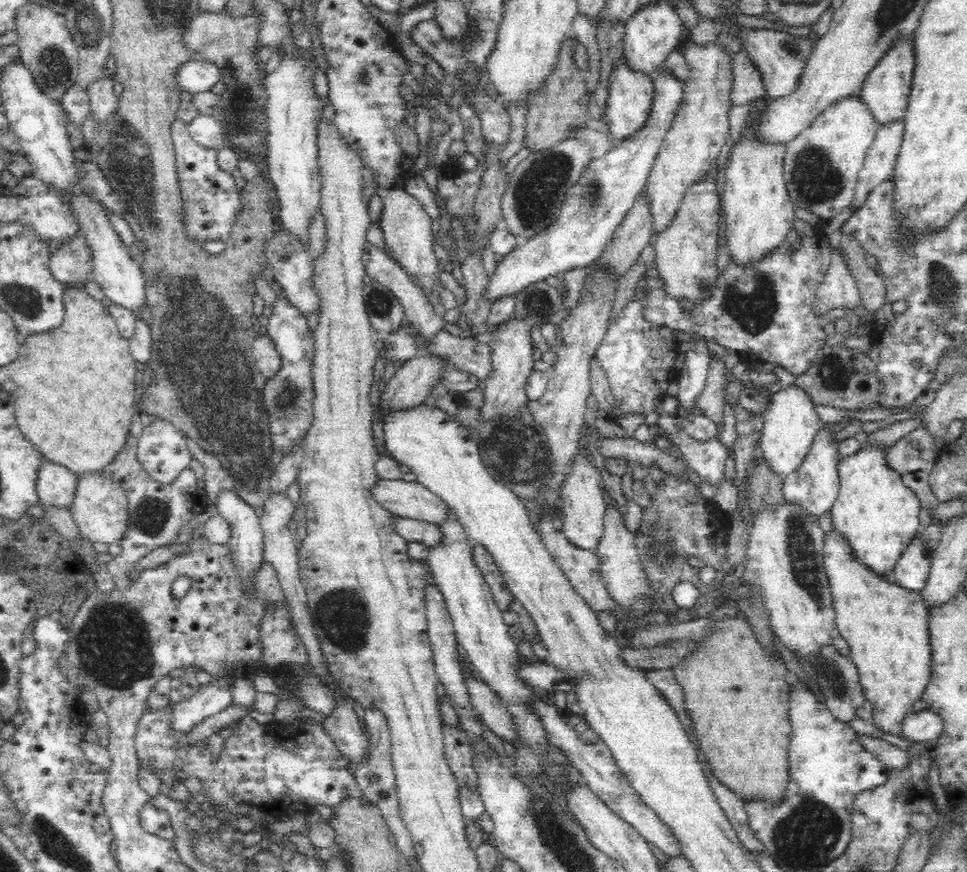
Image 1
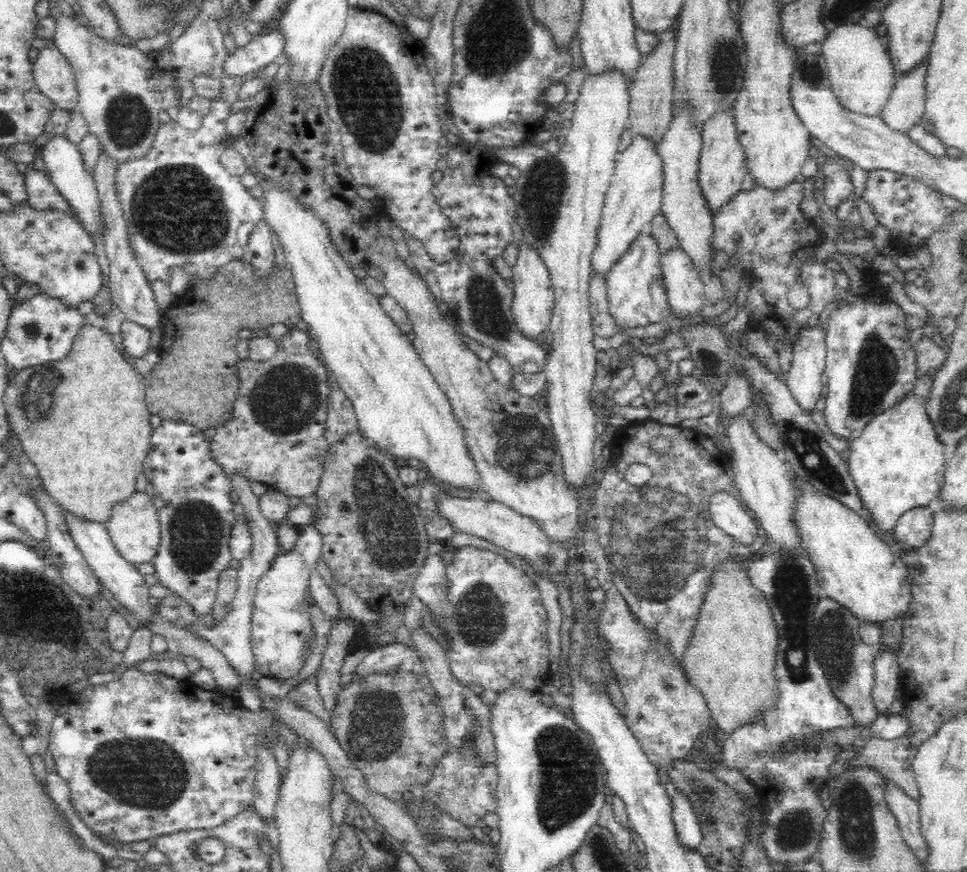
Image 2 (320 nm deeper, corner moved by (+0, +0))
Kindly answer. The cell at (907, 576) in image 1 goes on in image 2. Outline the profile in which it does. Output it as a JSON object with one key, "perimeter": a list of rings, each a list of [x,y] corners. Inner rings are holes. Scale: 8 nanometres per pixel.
{"perimeter":[[[924,507],[910,510],[900,516],[898,525],[891,532],[891,548],[900,558],[920,550],[932,538],[935,514],[932,508]]]}

